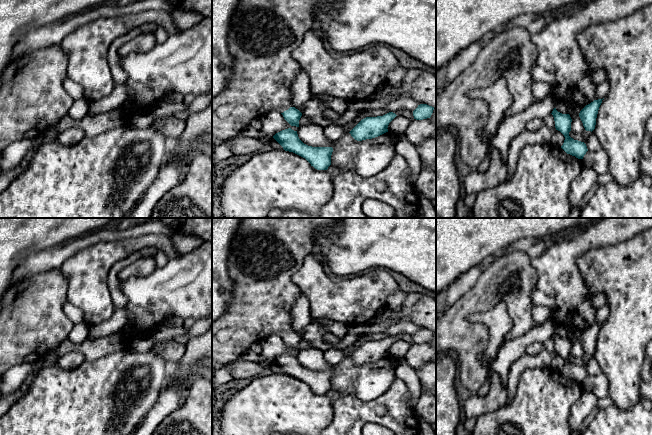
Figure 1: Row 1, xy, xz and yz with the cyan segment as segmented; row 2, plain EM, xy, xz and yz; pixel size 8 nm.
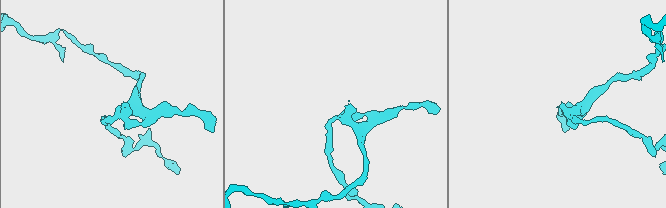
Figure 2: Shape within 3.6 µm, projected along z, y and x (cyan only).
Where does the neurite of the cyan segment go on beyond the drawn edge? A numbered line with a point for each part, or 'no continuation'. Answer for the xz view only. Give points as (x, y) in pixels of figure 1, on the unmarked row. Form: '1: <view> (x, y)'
1: xz (265, 253)

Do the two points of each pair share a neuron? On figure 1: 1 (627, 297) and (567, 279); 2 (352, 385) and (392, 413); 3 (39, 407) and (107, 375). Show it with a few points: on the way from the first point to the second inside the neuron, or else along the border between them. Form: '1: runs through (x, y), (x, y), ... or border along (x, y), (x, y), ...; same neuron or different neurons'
1: border along (576, 264), (587, 291), (592, 297); different neurons
2: border along (391, 385), (368, 401), (349, 394); different neurons
3: runs through (56, 407), (75, 407), (90, 392); same neuron

